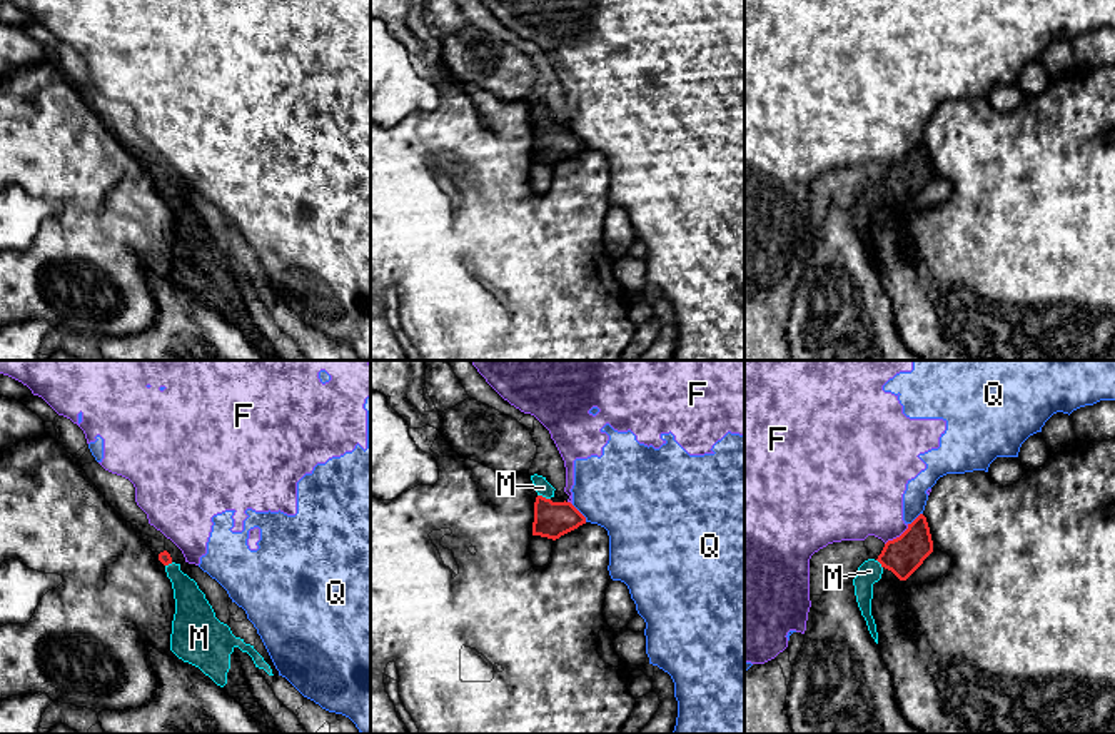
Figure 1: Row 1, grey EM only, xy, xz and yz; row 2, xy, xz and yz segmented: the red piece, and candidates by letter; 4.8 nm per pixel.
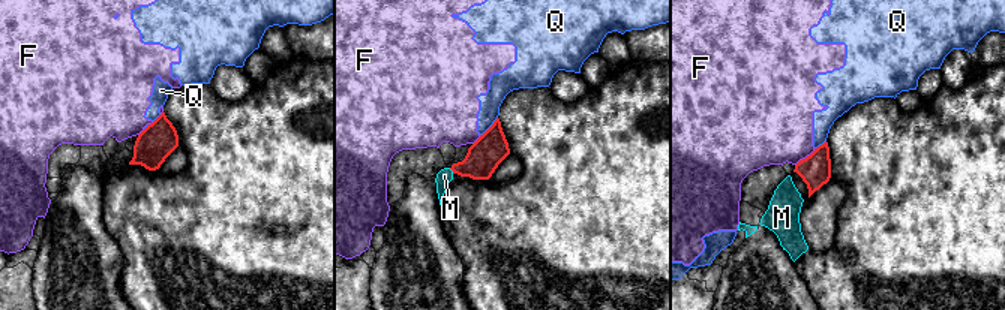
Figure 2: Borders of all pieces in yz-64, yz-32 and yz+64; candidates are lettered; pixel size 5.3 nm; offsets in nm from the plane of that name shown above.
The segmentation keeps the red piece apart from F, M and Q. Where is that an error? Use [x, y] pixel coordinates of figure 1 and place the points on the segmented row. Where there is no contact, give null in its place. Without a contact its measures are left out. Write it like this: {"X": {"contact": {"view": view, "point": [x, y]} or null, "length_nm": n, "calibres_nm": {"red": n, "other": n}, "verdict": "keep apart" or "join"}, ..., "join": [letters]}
{"F": {"contact": {"view": "yz", "point": [897, 537]}, "length_nm": 160, "calibres_nm": {"red": 180, "other": 380}, "verdict": "keep apart"}, "M": {"contact": {"view": "xz", "point": [544, 497]}, "length_nm": 70, "calibres_nm": {"red": 180, "other": 80}, "verdict": "join"}, "Q": {"contact": {"view": "xz", "point": [580, 512]}, "length_nm": 120, "calibres_nm": {"red": 180, "other": 420}, "verdict": "keep apart"}, "join": ["M"]}

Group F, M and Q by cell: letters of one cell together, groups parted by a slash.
F Q / M

